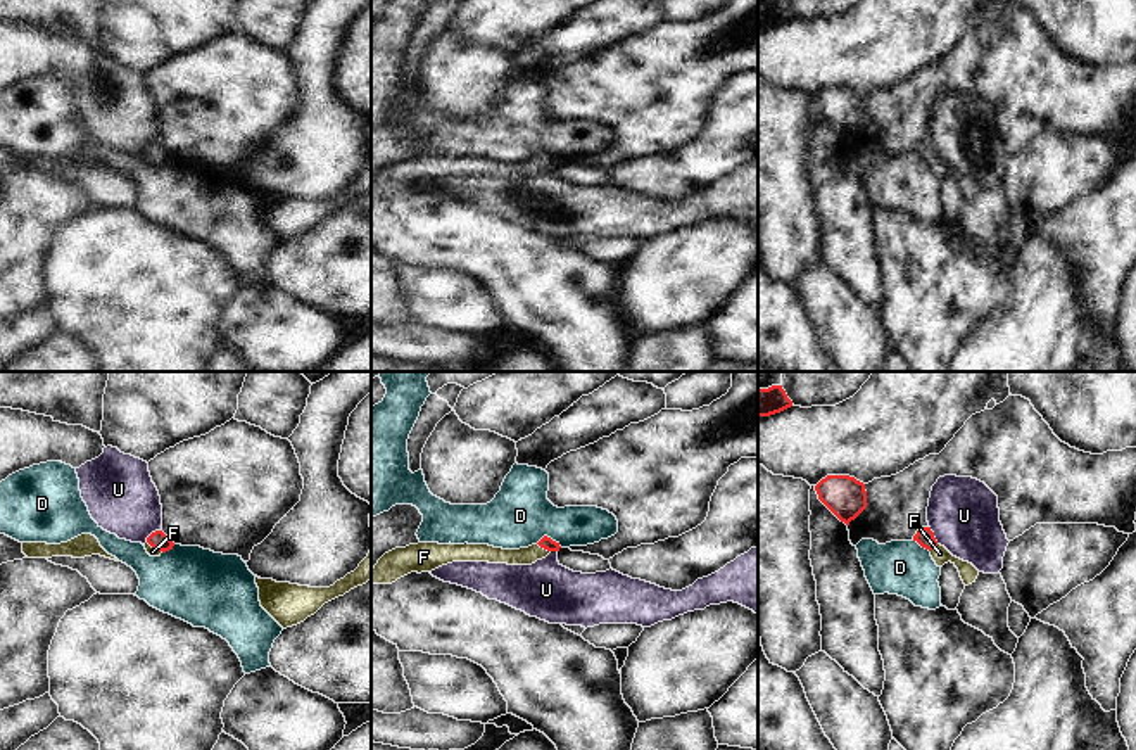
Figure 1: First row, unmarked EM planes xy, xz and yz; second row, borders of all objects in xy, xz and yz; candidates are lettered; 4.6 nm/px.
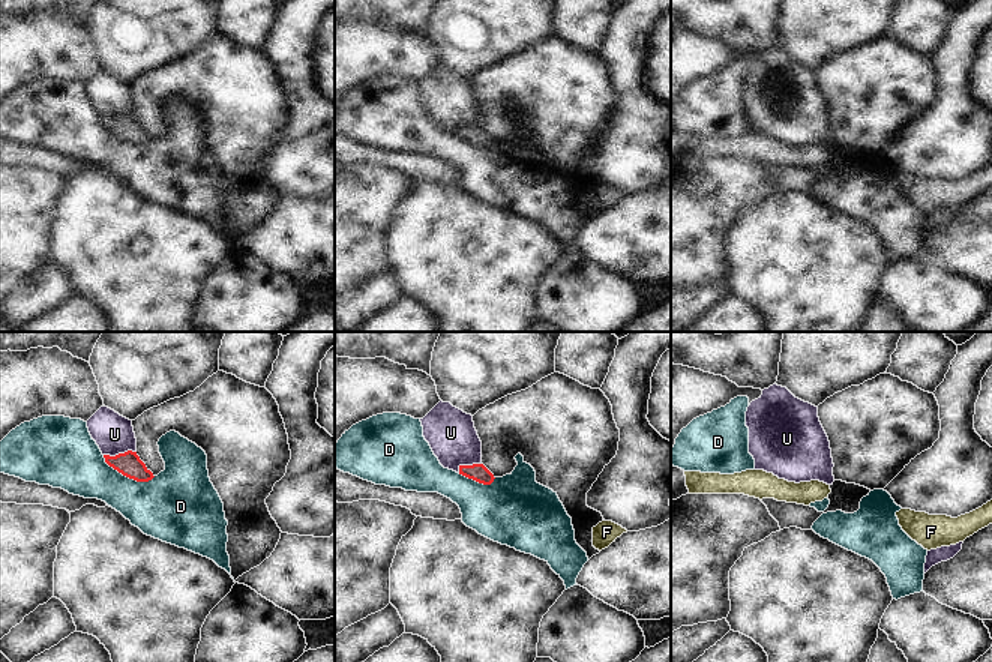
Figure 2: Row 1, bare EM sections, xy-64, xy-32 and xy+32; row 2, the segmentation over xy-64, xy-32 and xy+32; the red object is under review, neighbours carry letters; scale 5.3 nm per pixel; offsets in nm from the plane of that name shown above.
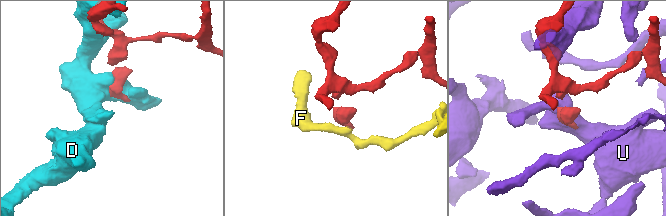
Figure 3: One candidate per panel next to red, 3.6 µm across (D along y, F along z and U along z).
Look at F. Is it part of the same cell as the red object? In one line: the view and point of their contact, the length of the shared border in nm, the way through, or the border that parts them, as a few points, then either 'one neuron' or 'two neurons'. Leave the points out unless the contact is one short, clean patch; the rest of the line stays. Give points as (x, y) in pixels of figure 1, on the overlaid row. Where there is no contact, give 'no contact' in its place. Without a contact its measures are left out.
xz (544, 548) | 80 nm | across xz (546, 543), (544, 548), (529, 555) | one neuron

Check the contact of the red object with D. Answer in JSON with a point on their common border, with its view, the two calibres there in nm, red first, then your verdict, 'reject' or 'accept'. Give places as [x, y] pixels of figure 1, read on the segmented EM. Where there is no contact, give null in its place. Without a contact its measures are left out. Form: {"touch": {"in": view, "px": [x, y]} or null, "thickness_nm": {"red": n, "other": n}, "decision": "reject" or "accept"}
{"touch": {"in": "xz", "px": [549, 538]}, "thickness_nm": {"red": 60, "other": 300}, "decision": "reject"}

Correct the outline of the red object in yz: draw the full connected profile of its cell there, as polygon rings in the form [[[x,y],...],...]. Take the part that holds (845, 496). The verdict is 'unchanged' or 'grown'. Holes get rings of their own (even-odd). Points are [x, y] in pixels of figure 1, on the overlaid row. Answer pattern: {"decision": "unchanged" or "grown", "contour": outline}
{"decision": "unchanged", "contour": [[[827,475],[815,491],[818,499],[846,525],[867,508],[865,484],[849,475]]]}

